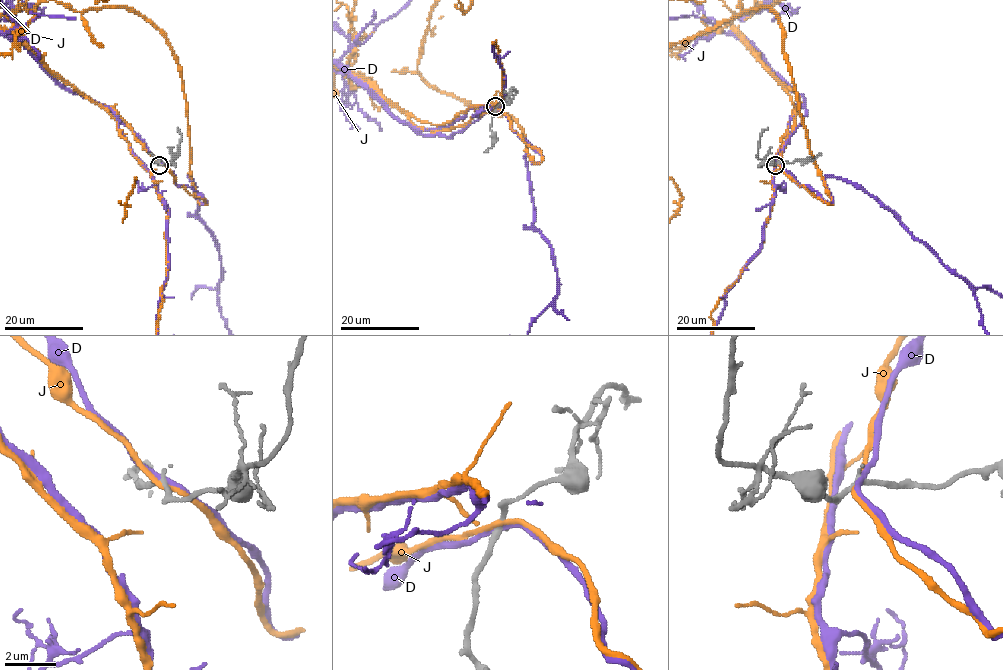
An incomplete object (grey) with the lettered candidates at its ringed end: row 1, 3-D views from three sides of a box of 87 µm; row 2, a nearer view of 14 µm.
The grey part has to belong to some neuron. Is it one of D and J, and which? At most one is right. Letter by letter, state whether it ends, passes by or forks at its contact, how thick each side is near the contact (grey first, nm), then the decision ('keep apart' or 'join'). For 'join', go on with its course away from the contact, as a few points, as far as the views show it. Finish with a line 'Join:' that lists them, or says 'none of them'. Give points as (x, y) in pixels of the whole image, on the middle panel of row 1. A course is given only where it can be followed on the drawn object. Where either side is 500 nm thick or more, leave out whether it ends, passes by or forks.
D: it passes by | 200/220 nm | keep apart
J: it passes by | 200/190 nm | keep apart
Join: none of them

